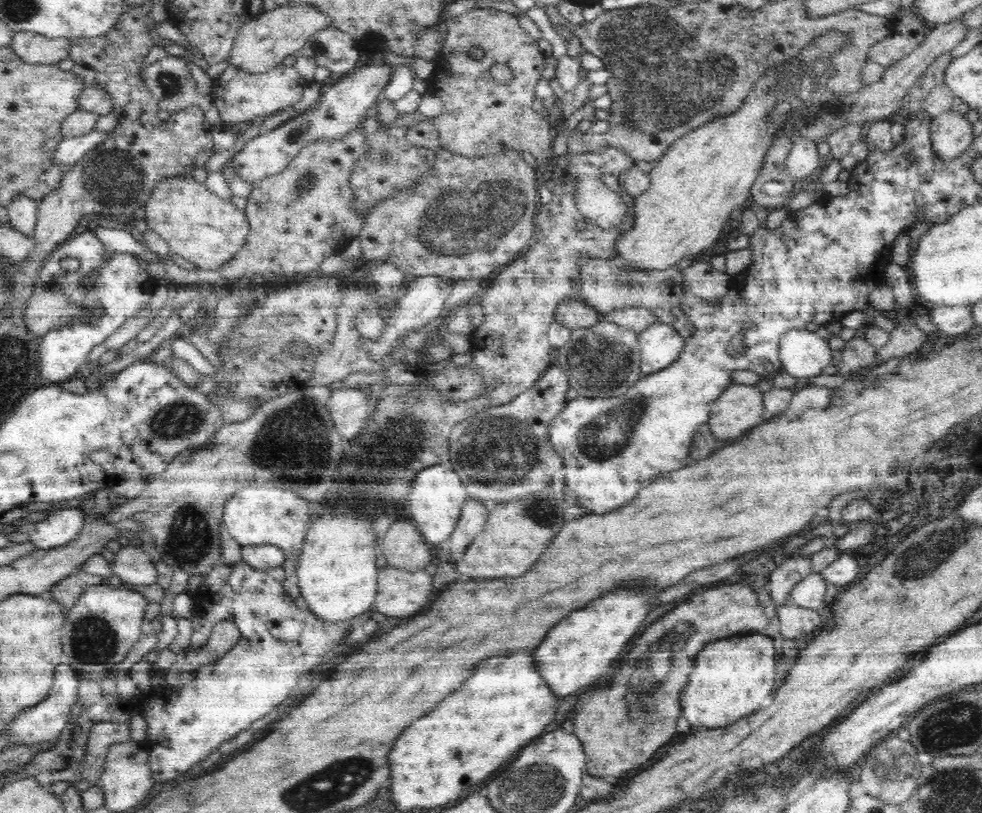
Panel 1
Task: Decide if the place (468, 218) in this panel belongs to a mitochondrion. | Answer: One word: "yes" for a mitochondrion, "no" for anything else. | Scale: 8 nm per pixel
yes

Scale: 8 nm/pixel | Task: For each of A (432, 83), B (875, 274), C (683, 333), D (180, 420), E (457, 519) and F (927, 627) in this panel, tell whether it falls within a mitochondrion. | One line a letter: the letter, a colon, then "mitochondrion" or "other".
A: other
B: other
C: other
D: mitochondrion
E: other
F: other

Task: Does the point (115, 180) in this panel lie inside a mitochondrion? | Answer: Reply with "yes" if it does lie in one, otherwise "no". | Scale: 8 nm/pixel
yes

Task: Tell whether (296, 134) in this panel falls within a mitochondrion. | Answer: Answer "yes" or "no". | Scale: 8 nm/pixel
yes

